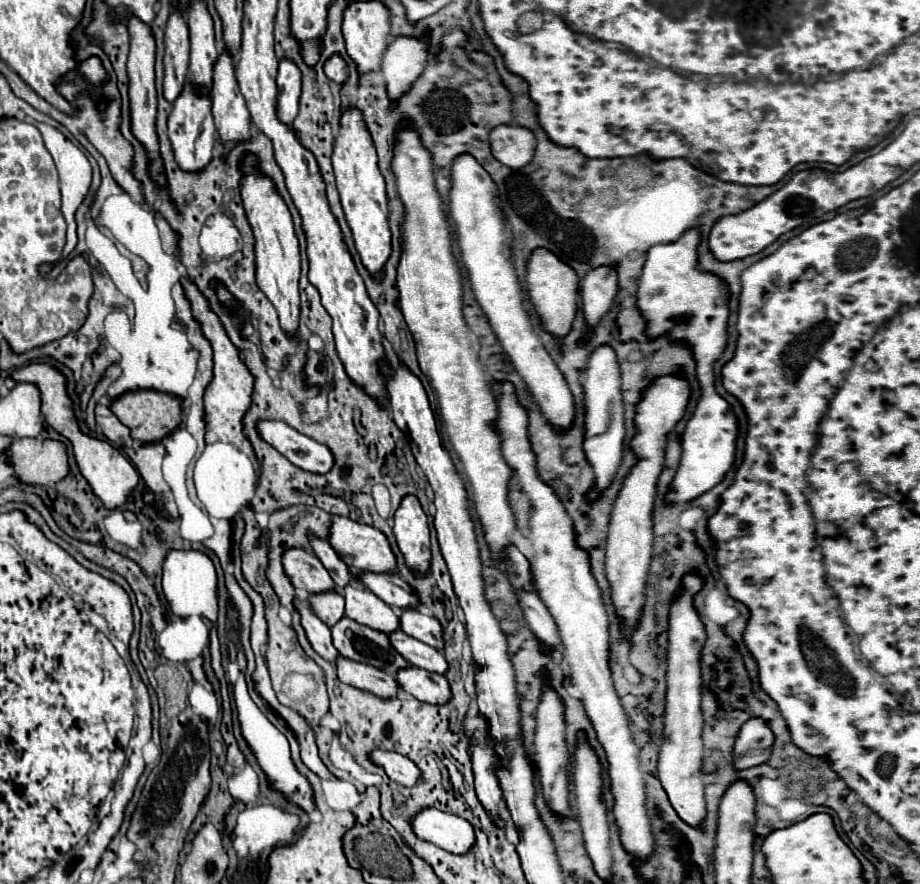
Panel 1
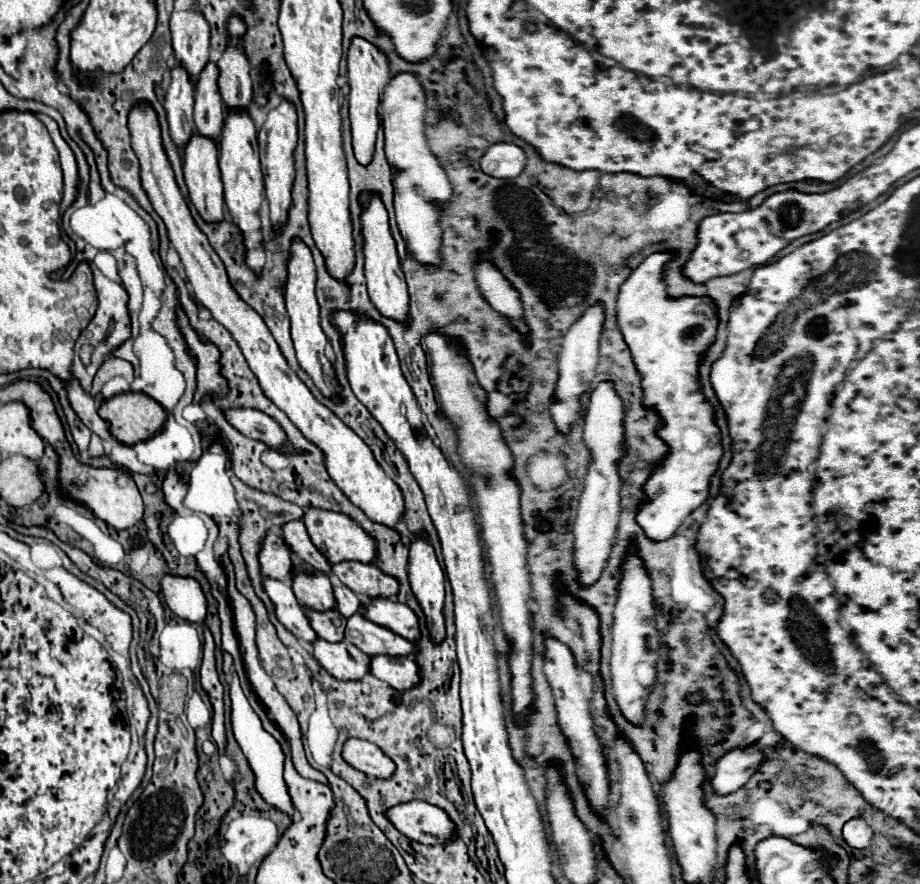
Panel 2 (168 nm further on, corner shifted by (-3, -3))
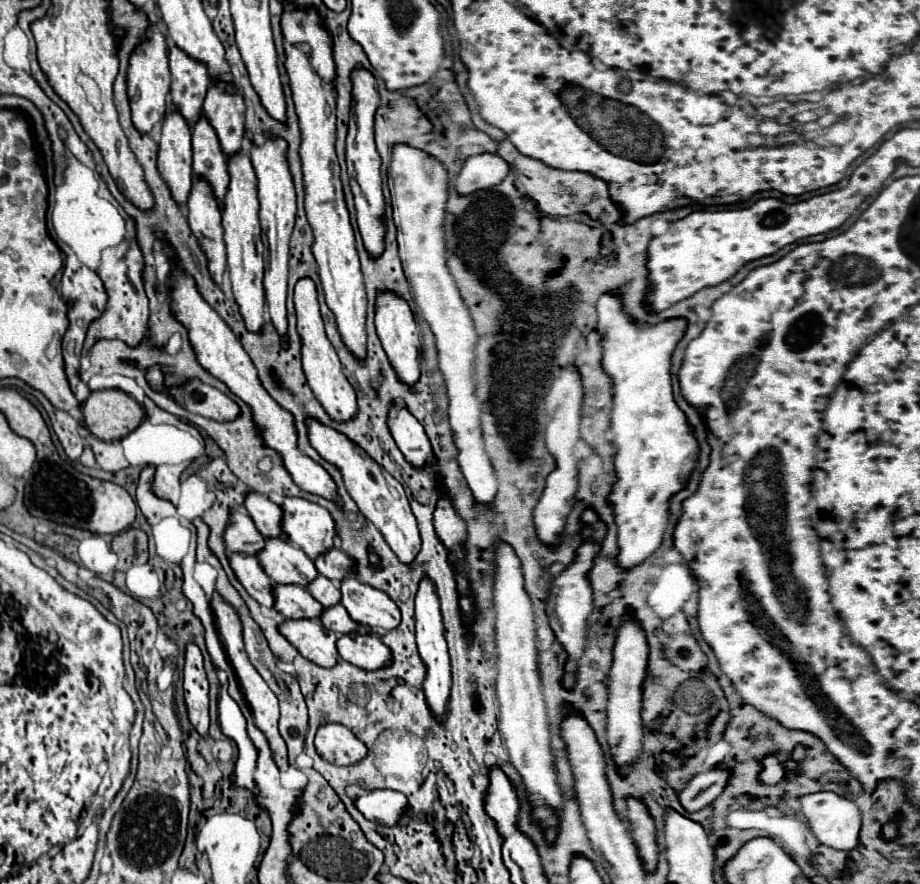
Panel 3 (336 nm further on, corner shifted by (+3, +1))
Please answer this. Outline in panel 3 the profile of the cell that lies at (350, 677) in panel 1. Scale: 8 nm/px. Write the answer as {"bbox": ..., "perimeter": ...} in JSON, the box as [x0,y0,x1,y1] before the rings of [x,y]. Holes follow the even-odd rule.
{"bbox":[279,618,337,668],"perimeter":[[[299,618],[299,620],[283,620],[279,624],[279,632],[299,650],[307,660],[331,668],[337,662],[335,640],[337,634],[329,632],[319,620]]]}

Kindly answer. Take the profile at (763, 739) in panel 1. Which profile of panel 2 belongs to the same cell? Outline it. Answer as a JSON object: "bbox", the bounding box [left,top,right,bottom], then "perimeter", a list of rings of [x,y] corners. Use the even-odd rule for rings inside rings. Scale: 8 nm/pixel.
{"bbox":[711,748,765,794],"perimeter":[[[733,748],[719,762],[711,786],[717,794],[739,790],[763,764],[765,754],[759,748]]]}

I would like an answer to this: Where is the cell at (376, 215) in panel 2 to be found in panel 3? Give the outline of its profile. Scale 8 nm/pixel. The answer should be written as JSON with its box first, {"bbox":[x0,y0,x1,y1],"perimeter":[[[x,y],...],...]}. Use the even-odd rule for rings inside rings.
{"bbox":[375,292,421,388],"perimeter":[[[383,292],[377,296],[377,316],[375,316],[375,326],[379,340],[383,344],[383,350],[393,364],[397,378],[409,386],[415,388],[419,376],[421,376],[421,330],[413,318],[413,312],[405,300],[391,292]]]}

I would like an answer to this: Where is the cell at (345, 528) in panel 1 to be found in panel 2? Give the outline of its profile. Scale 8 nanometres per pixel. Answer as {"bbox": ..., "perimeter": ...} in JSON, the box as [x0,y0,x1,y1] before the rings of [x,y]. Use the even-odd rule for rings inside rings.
{"bbox":[303,508,375,564],"perimeter":[[[309,508],[303,516],[303,522],[313,544],[327,556],[331,564],[339,564],[343,560],[359,560],[363,564],[375,562],[375,540],[371,540],[371,536],[367,536],[367,532],[363,532],[363,528],[359,528],[359,524],[355,524],[355,520],[351,520],[347,514]]]}

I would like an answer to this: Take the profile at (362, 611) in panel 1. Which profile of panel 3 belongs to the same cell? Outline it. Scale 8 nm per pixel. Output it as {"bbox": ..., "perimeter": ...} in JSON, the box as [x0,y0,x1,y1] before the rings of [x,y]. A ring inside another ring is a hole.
{"bbox":[305,576,341,606],"perimeter":[[[317,576],[317,580],[311,580],[307,586],[305,586],[305,590],[317,600],[317,602],[321,602],[323,606],[333,606],[333,604],[339,604],[339,600],[341,600],[341,592],[339,592],[339,588],[329,580],[329,578],[325,578],[325,576]]]}

